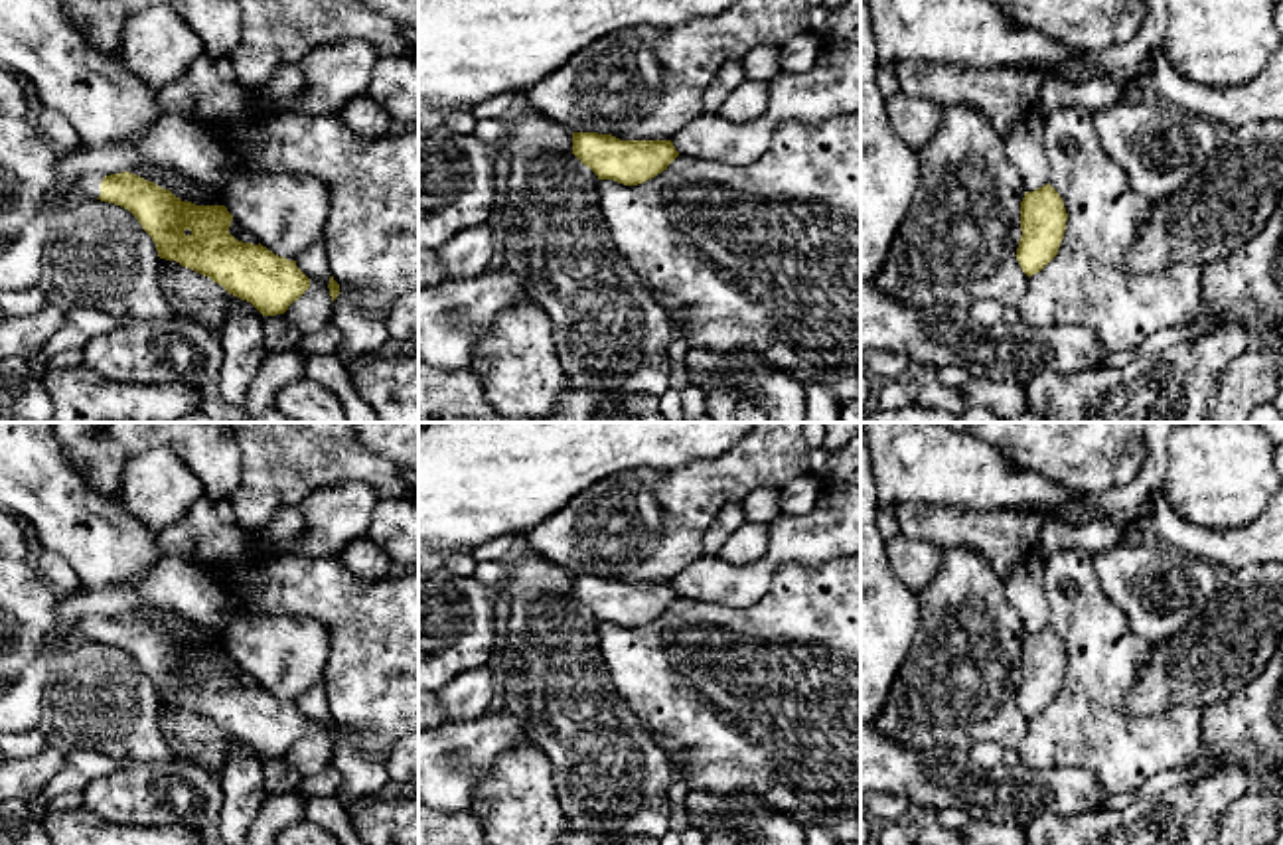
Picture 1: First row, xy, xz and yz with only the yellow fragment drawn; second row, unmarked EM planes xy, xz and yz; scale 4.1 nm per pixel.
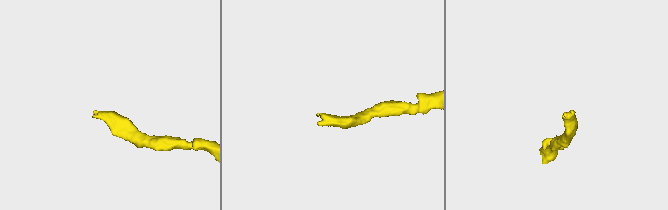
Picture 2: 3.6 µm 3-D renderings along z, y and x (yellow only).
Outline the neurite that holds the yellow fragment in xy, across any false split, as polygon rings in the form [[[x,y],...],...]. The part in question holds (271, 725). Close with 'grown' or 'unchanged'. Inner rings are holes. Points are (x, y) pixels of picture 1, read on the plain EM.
[[[87,616],[73,624],[73,638],[128,652],[156,685],[160,701],[176,703],[229,736],[251,744],[263,758],[284,756],[308,730],[296,703],[266,689],[237,683],[225,648],[182,644],[170,632],[136,616]]]; grown

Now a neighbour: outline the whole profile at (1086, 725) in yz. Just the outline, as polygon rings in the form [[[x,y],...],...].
[[[1054,549],[1044,557],[1048,626],[1060,636],[1068,663],[1058,697],[1028,719],[1022,742],[1015,748],[1020,764],[1032,770],[1078,766],[1090,770],[1111,794],[1135,794],[1149,778],[1192,768],[1200,760],[1204,707],[1174,707],[1159,715],[1131,715],[1123,709],[1149,657],[1145,644],[1125,614],[1109,602],[1084,549]]]

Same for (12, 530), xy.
[[[0,507],[0,559],[24,561],[28,555],[28,527],[10,511]]]

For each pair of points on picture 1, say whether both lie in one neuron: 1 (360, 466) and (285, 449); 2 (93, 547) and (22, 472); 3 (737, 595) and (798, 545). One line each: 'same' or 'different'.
1: same
2: same
3: same

